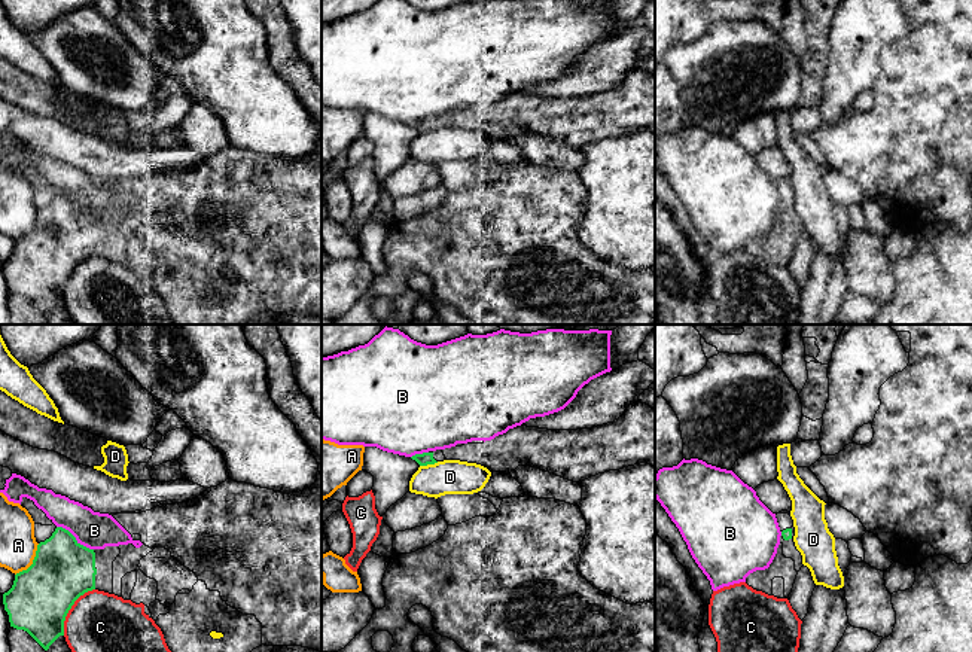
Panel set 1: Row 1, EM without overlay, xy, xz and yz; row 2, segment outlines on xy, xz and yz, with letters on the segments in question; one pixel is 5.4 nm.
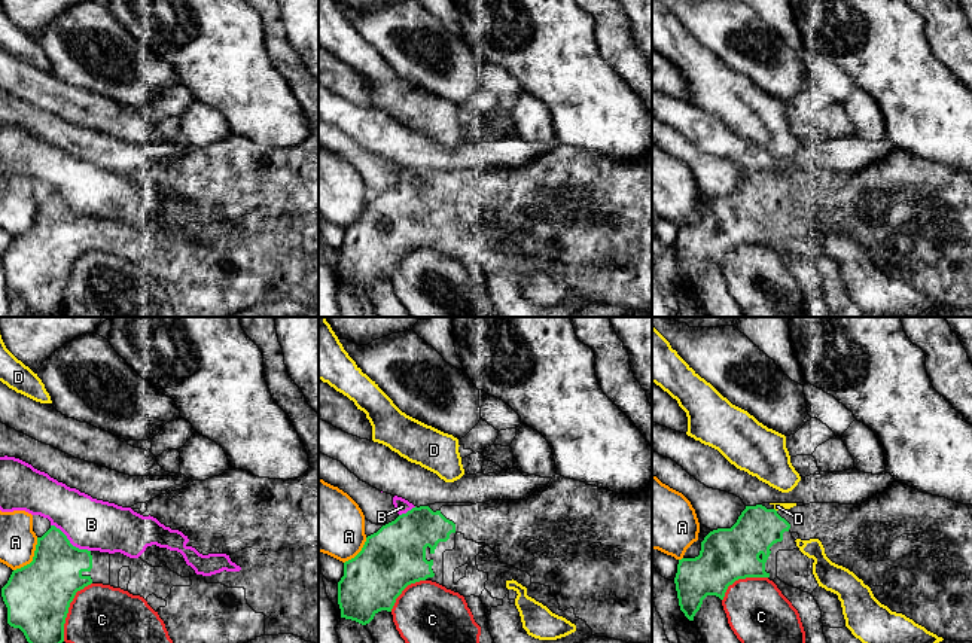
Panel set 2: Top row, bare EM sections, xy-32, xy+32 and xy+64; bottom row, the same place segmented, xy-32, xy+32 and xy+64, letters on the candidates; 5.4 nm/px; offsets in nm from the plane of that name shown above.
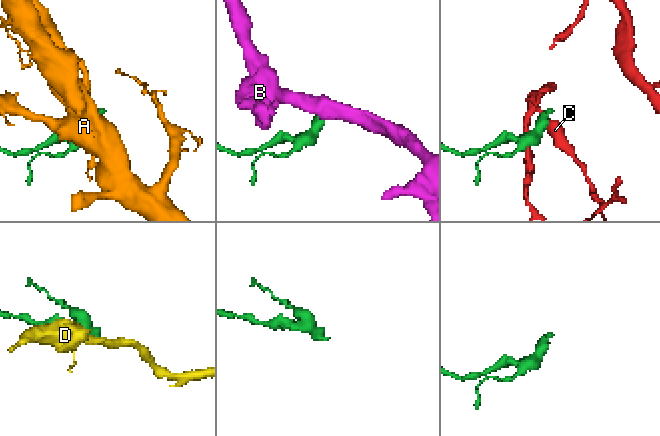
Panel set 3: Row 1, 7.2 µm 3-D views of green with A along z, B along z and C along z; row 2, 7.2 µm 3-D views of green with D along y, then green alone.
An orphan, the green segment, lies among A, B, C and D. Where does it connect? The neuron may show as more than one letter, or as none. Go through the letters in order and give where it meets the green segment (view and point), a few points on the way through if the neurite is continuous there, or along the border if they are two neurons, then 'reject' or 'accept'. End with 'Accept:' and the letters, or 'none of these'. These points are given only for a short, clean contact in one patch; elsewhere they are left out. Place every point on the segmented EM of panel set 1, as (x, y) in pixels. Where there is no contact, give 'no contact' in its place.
A: meets green in xy at (33, 561); reject
B: meets green in xy at (75, 538); reject
C: meets green in xy at (70, 608); reject
D: meets green in xz at (429, 463); border along xz (438, 462), (420, 466); reject
Accept: none of these

